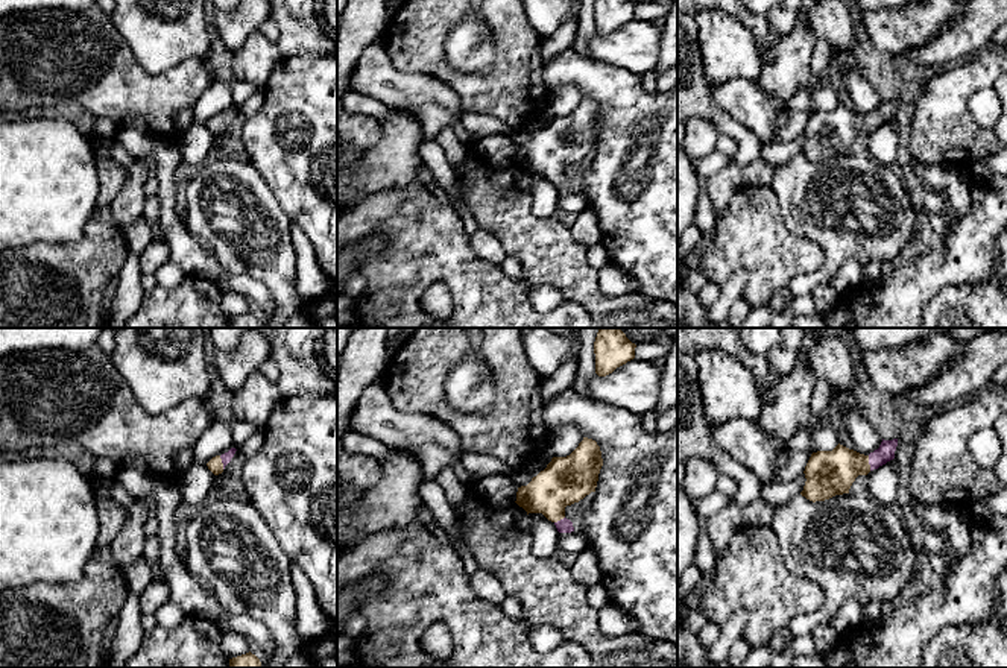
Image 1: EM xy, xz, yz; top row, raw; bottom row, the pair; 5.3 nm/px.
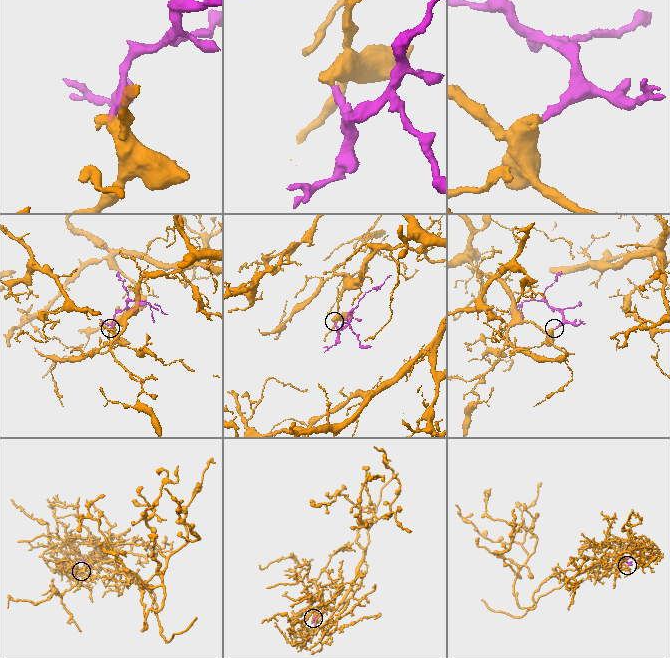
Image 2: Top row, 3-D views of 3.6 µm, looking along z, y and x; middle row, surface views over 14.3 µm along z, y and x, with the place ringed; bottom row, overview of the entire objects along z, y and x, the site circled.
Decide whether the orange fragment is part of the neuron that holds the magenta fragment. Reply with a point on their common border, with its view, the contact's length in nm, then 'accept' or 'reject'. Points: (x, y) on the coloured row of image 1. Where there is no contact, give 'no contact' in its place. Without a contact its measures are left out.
yz (869, 463) | 80 nm | accept

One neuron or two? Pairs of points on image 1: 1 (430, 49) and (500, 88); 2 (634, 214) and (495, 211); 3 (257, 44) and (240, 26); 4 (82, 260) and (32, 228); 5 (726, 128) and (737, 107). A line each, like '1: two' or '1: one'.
1: one
2: two
3: two
4: two
5: two

